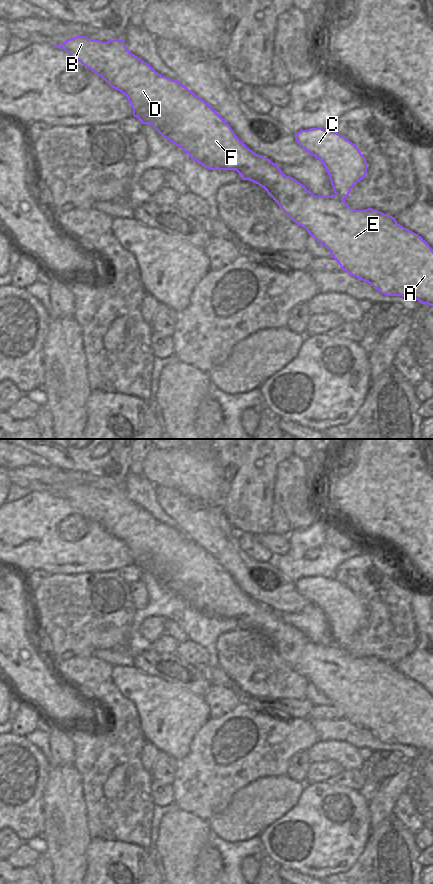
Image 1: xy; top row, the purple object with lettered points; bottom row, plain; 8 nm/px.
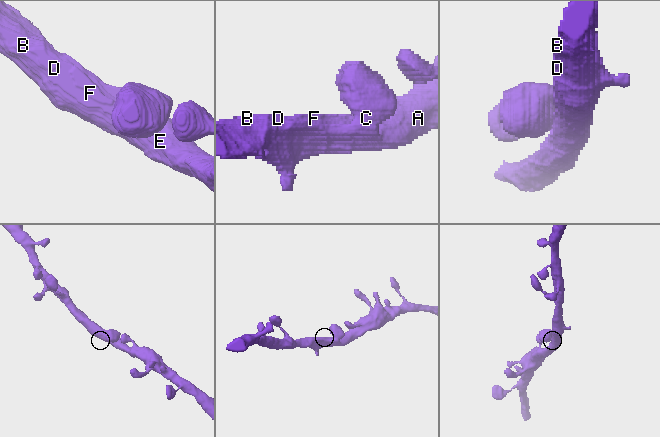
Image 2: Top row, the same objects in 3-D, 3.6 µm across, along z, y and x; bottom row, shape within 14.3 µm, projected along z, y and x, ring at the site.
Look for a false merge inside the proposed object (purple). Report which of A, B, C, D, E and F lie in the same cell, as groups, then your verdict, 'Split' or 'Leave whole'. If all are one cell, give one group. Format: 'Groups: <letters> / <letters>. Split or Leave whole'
Groups: A B C D E F. Leave whole

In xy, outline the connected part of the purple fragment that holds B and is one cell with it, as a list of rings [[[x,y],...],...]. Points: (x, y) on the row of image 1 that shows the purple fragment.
[[[76,36],[63,42],[60,46],[54,46],[55,48],[62,48],[69,56],[78,60],[81,64],[92,70],[95,74],[100,76],[109,86],[122,92],[128,99],[132,109],[133,116],[141,121],[141,124],[150,124],[161,136],[184,150],[189,157],[201,164],[202,166],[210,170],[236,170],[243,180],[250,180],[262,188],[264,188],[269,196],[279,205],[281,210],[296,224],[302,226],[317,242],[322,244],[330,253],[331,258],[334,258],[340,265],[341,270],[344,270],[348,274],[364,281],[368,282],[373,288],[381,292],[386,296],[402,296],[404,298],[412,298],[418,300],[422,304],[428,304],[433,306],[433,250],[429,244],[418,234],[404,228],[397,223],[396,219],[388,214],[384,214],[378,210],[368,208],[366,210],[356,210],[347,205],[344,200],[350,193],[351,189],[360,182],[367,173],[367,161],[363,154],[359,151],[357,146],[350,142],[344,136],[338,134],[335,130],[324,130],[322,128],[310,128],[308,130],[300,130],[295,135],[295,139],[299,146],[309,153],[309,156],[318,158],[324,165],[333,191],[334,196],[316,196],[312,194],[303,184],[295,180],[290,176],[286,176],[271,160],[264,156],[260,156],[250,150],[233,132],[229,124],[204,100],[196,96],[191,90],[186,88],[177,80],[172,80],[166,76],[162,76],[156,72],[149,64],[132,54],[126,47],[123,40],[110,40],[108,42],[102,42],[100,40],[92,40],[86,36]]]

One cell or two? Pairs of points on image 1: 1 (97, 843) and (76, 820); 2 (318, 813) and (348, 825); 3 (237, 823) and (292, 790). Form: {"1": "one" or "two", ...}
{"1": "two", "2": "one", "3": "one"}

